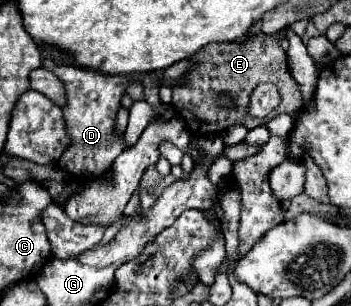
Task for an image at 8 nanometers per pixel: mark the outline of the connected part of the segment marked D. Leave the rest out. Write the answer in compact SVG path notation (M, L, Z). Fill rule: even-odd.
M43 58L41 64L45 70L51 70L65 88L65 132L69 136L69 146L65 148L63 156L59 158L59 166L69 170L71 174L101 174L105 168L113 164L113 160L125 150L125 134L119 136L115 128L117 108L121 104L121 96L129 84L125 76L105 76L101 72L93 72L91 68L81 68L73 64L59 64L53 58Z

